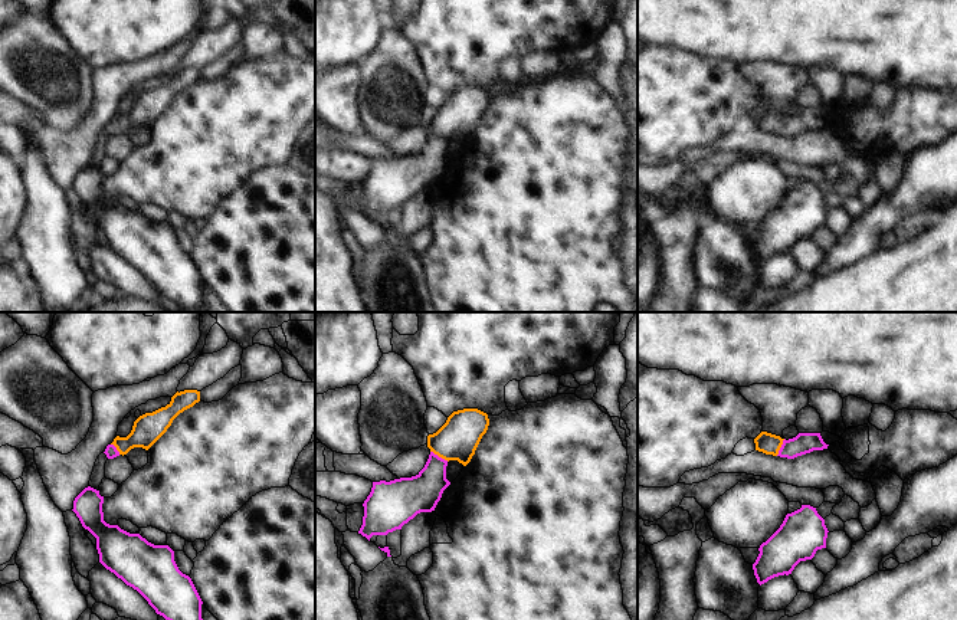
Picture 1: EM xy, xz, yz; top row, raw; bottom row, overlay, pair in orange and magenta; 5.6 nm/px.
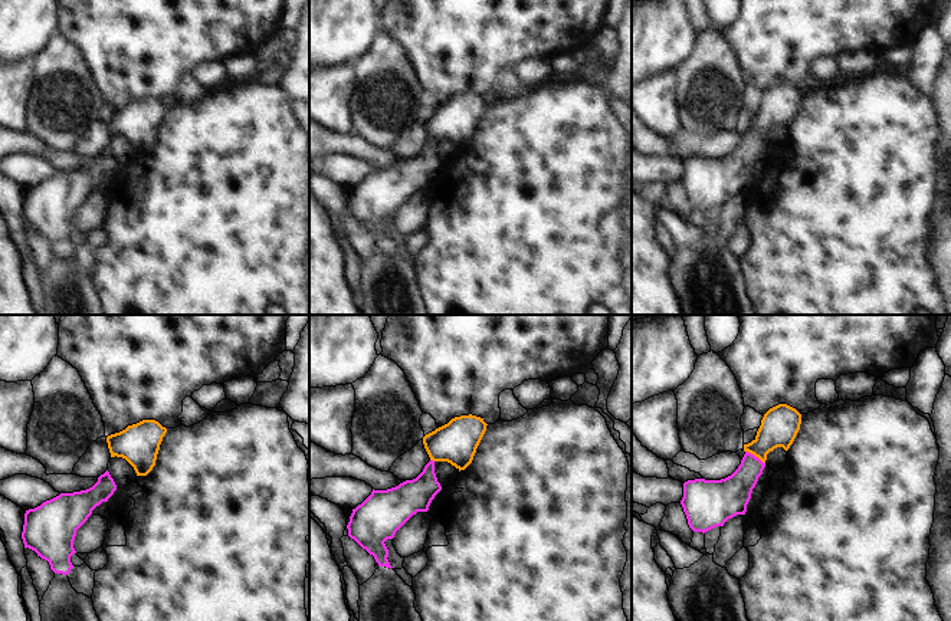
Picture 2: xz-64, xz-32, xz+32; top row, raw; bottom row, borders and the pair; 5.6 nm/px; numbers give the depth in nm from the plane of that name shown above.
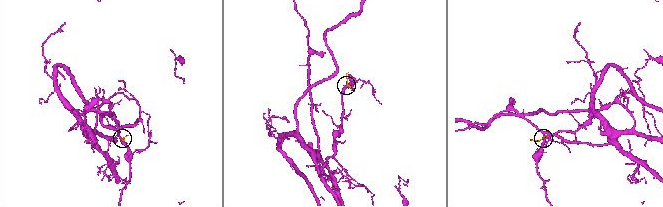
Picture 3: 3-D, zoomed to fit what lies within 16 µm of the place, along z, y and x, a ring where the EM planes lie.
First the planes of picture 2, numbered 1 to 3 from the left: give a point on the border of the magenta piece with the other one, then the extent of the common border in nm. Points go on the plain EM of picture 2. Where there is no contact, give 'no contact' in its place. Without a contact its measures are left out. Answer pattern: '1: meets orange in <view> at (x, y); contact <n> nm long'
1: no contact
2: meets orange in xz-32 at (432, 137); contact 30 nm long
3: meets orange in xz+32 at (756, 134); contact 130 nm long

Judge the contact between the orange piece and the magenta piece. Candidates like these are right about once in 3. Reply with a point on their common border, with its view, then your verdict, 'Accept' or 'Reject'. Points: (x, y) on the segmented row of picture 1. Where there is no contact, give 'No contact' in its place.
Touches orange at xz (439, 456). Accept

